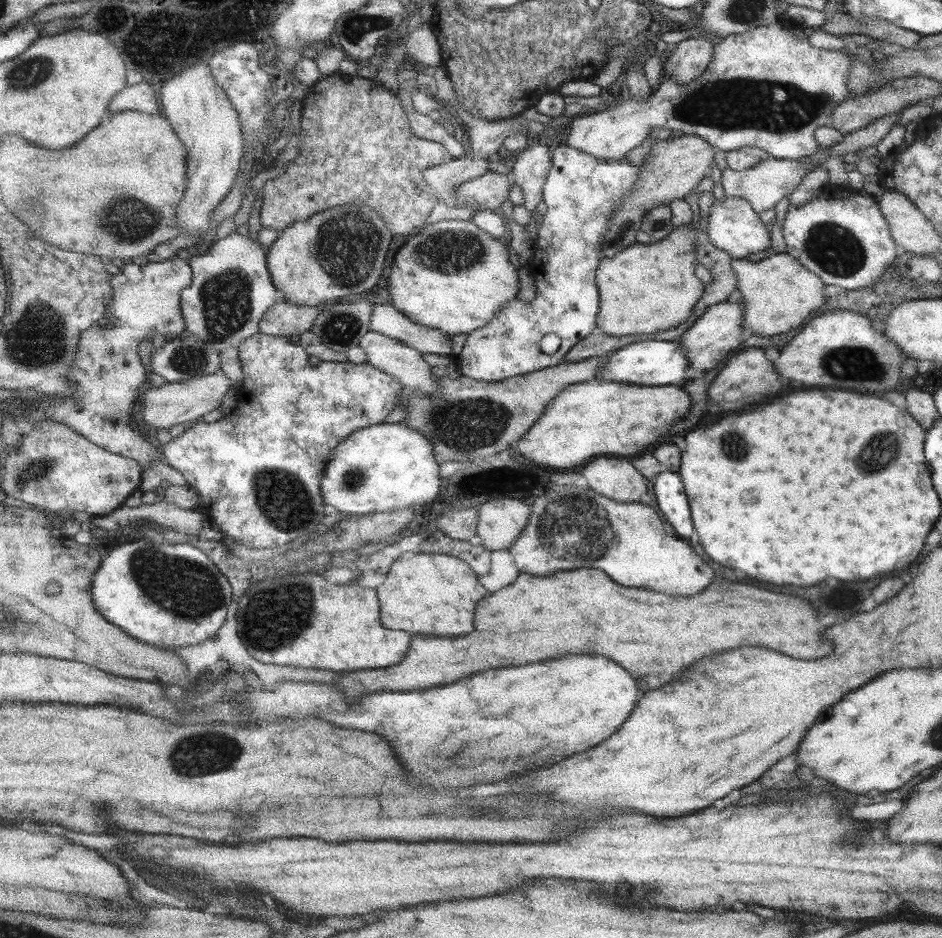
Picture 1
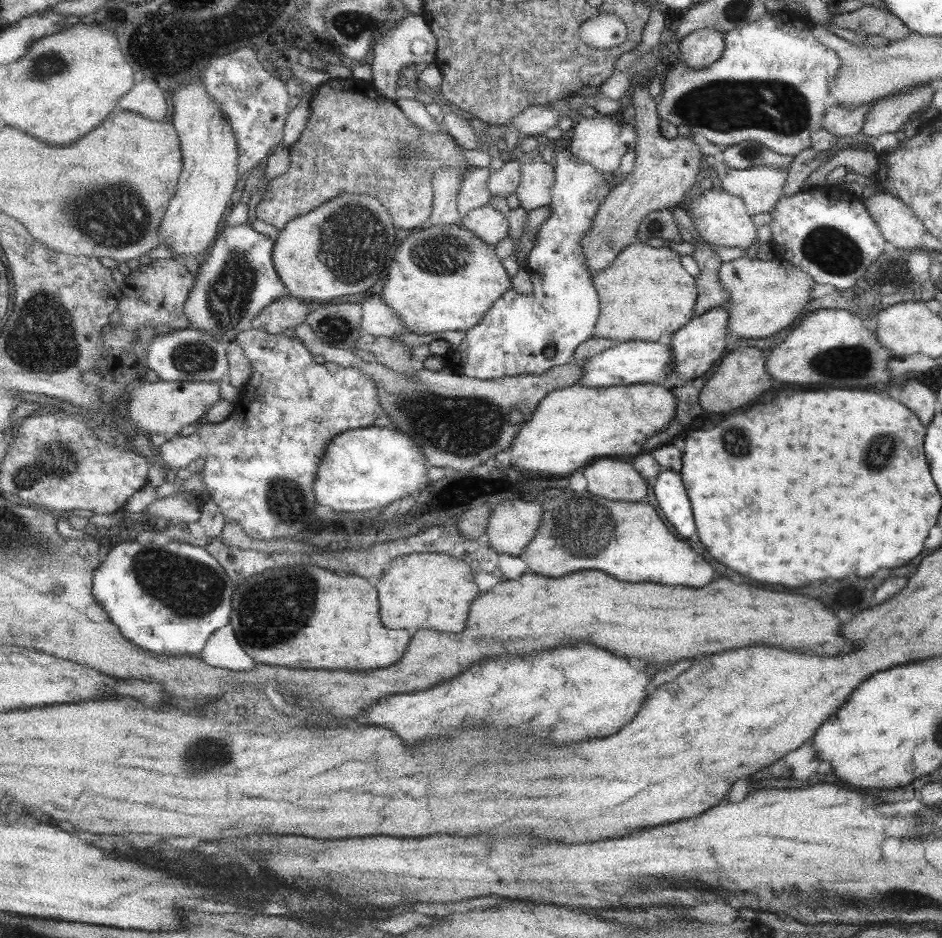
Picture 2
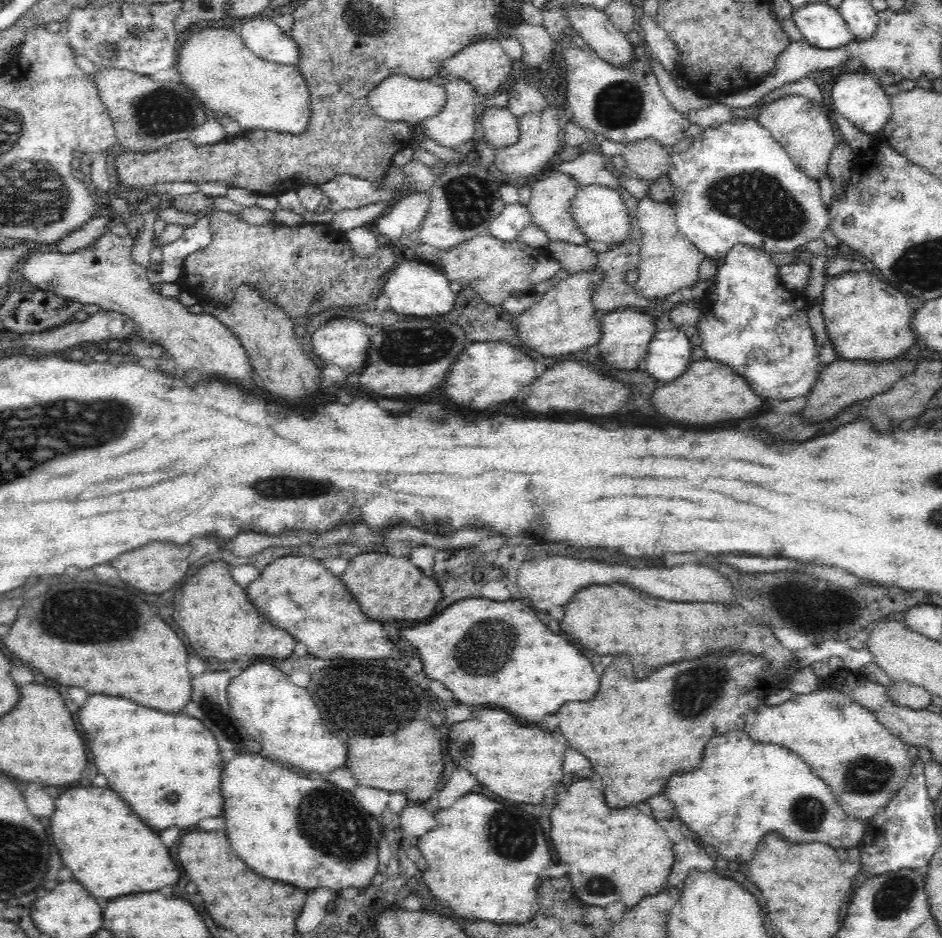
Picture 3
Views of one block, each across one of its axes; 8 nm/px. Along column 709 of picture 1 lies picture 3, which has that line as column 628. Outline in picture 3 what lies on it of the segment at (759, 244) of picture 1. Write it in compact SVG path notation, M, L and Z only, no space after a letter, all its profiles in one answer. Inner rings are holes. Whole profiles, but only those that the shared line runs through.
M596 184L582 186L576 192L574 202L570 204L570 218L574 220L576 228L588 236L588 240L604 242L608 246L618 246L618 244L626 244L634 240L632 238L632 216L628 212L628 206L622 194L608 186L596 186Z

